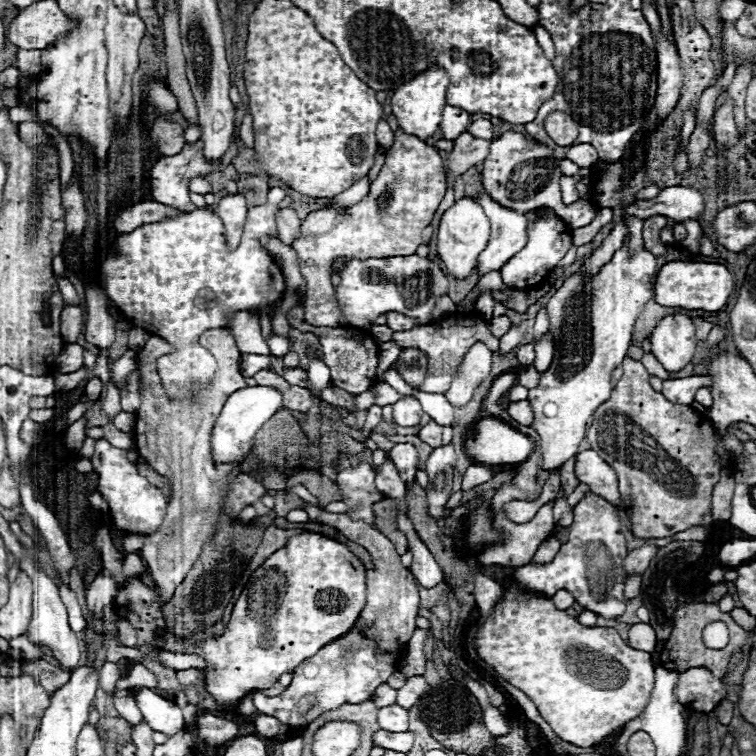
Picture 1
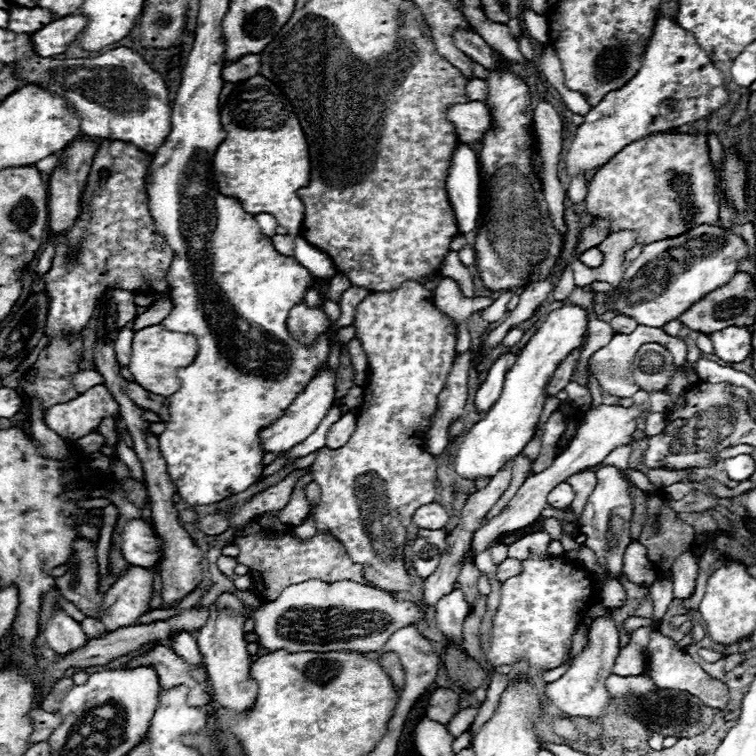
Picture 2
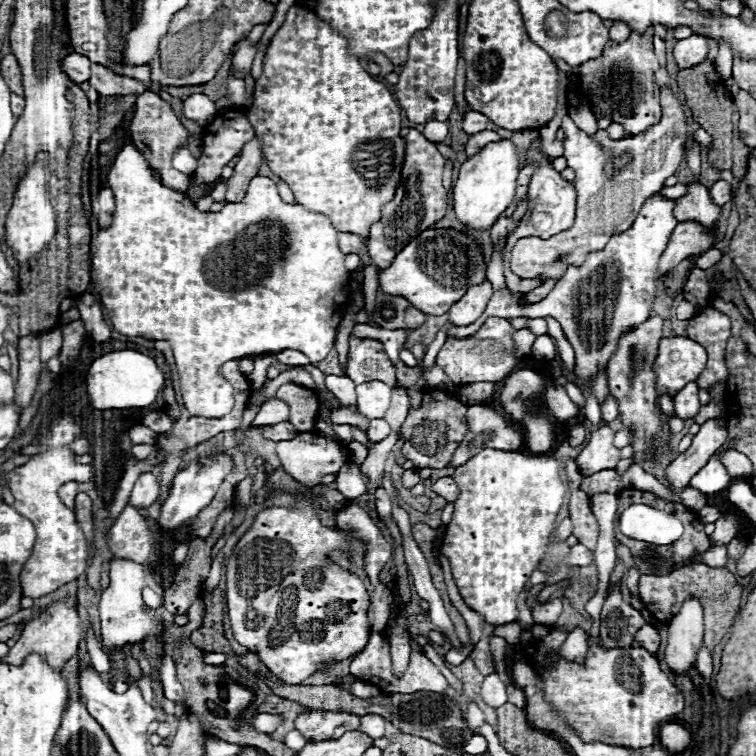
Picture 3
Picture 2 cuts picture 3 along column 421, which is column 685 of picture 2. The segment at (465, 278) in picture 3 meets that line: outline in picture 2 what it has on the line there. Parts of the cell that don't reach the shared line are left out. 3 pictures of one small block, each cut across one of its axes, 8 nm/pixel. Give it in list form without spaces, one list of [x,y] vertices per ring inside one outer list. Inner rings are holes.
[[[700,226],[678,238],[652,242],[650,246],[644,246],[642,254],[626,266],[620,282],[622,292],[618,286],[616,302],[610,306],[610,294],[606,294],[602,306],[616,314],[630,314],[638,324],[662,328],[670,320],[678,318],[682,310],[688,310],[694,302],[698,302],[698,298],[704,298],[718,286],[724,286],[736,274],[740,258],[746,258],[744,240],[720,226]]]

